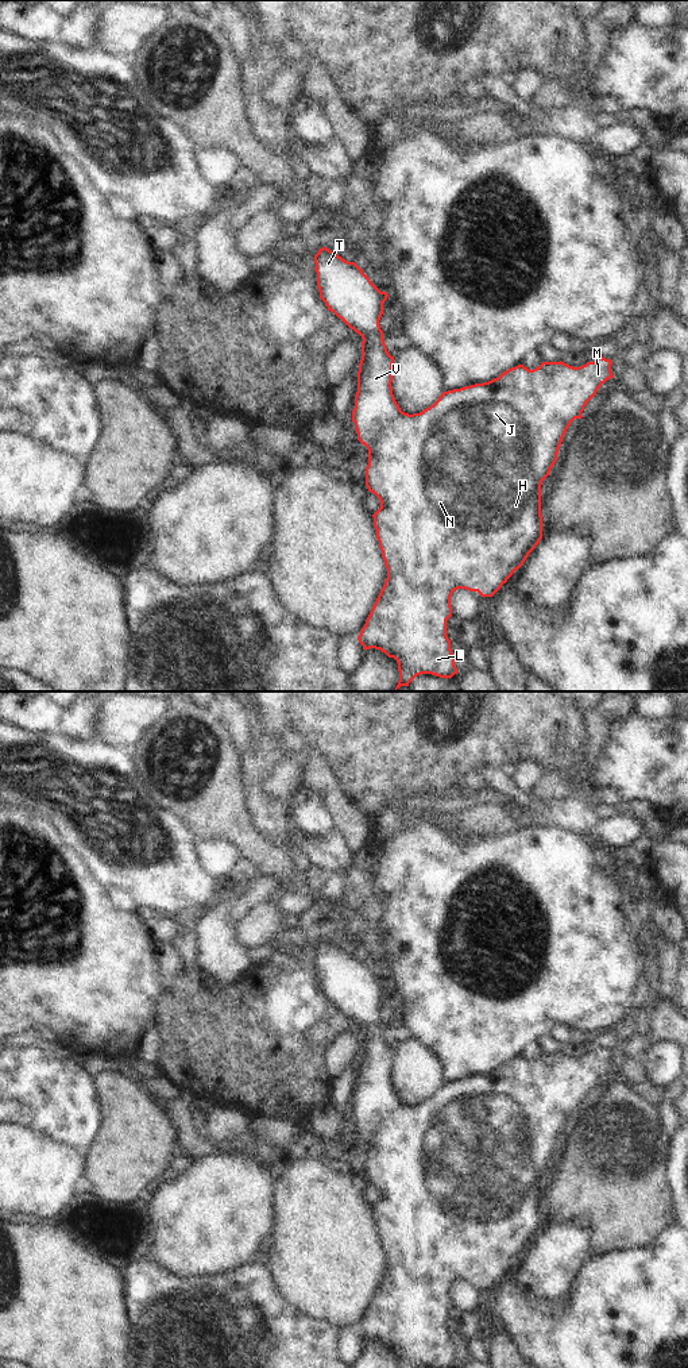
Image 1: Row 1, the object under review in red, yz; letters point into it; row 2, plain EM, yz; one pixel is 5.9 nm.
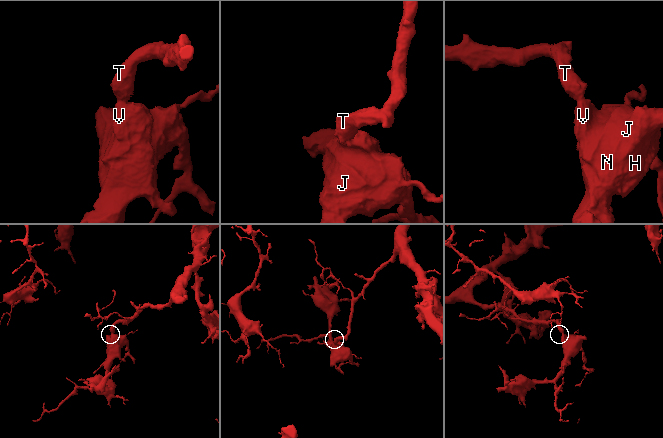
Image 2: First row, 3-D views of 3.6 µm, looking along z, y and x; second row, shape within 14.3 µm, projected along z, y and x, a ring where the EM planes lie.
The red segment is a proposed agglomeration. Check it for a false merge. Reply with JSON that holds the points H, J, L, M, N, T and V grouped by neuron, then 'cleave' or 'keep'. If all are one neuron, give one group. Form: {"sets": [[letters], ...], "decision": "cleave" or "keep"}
{"sets": [["H", "J", "L", "M", "N", "T", "V"]], "decision": "keep"}

